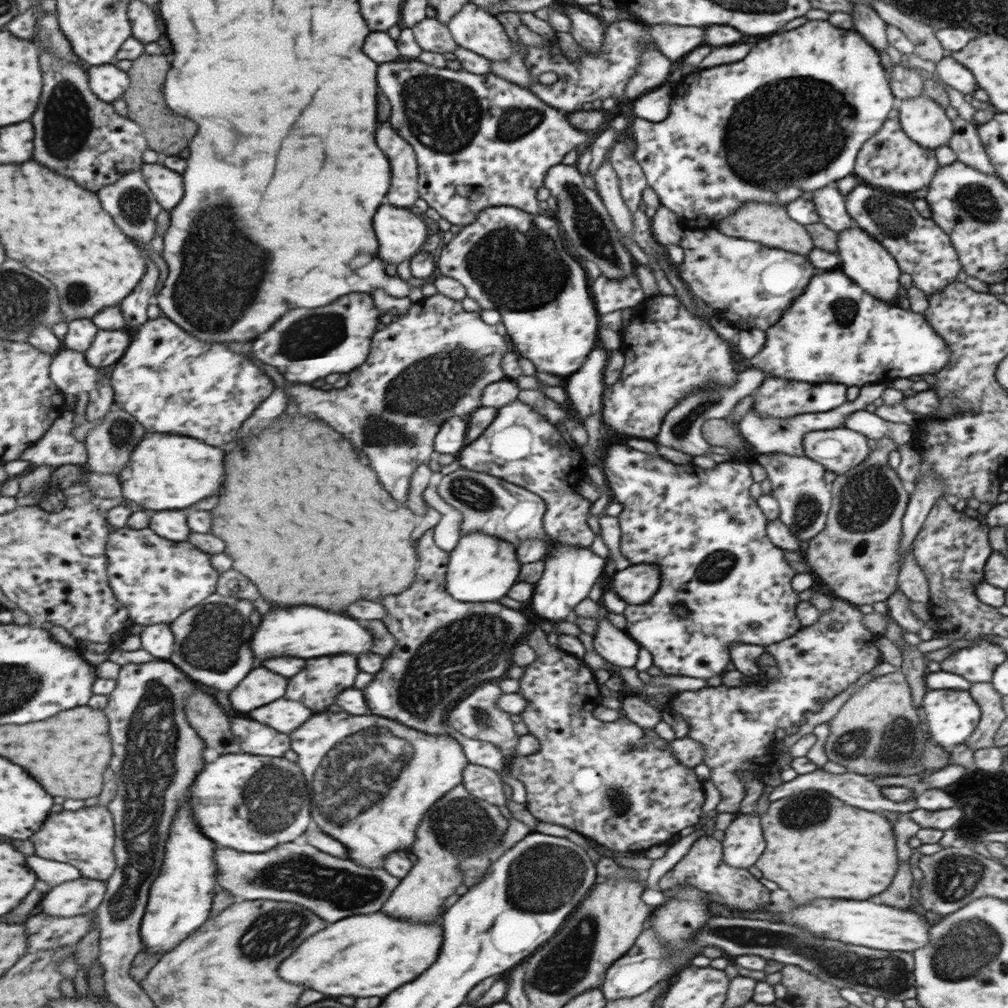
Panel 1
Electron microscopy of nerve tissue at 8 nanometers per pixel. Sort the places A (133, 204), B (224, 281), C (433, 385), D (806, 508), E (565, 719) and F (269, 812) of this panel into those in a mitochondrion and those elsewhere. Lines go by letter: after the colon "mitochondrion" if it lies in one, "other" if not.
A: mitochondrion
B: mitochondrion
C: mitochondrion
D: mitochondrion
E: other
F: mitochondrion

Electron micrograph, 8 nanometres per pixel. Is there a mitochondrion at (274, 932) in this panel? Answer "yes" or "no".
yes

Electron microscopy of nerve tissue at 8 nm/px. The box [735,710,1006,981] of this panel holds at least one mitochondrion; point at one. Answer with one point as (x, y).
(895, 747)

